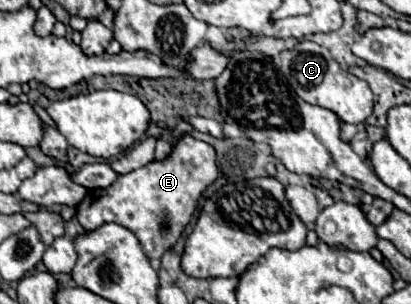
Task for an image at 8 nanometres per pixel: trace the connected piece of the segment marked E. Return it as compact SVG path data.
M185 136L165 160L153 160L143 168L119 176L109 188L89 190L87 198L77 206L77 218L85 230L95 230L107 222L121 224L129 228L141 242L149 260L161 258L175 240L181 236L183 228L191 220L201 192L215 182L217 158L215 148L193 136Z

